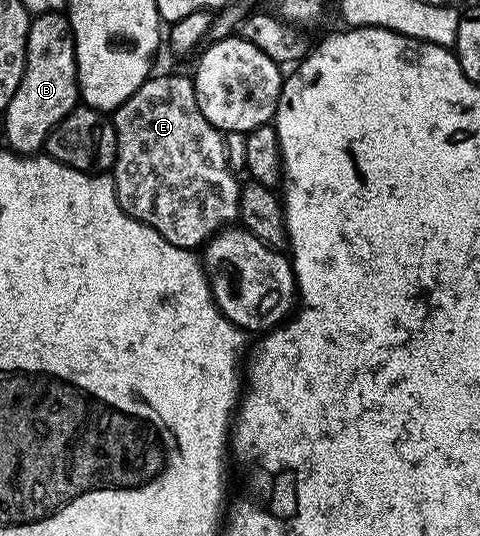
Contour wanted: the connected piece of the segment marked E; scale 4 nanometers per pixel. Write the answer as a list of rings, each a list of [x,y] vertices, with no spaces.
[[[151,76],[127,99],[120,108],[113,110],[112,120],[116,131],[116,159],[112,176],[114,179],[114,190],[118,196],[118,202],[124,212],[132,219],[152,227],[164,239],[168,239],[170,245],[175,245],[181,249],[198,251],[205,246],[219,231],[233,226],[238,221],[238,200],[242,185],[234,178],[235,170],[229,163],[226,153],[226,139],[221,129],[212,127],[208,119],[204,119],[204,111],[200,111],[200,103],[196,103],[196,91],[193,80],[186,77],[157,77]]]

